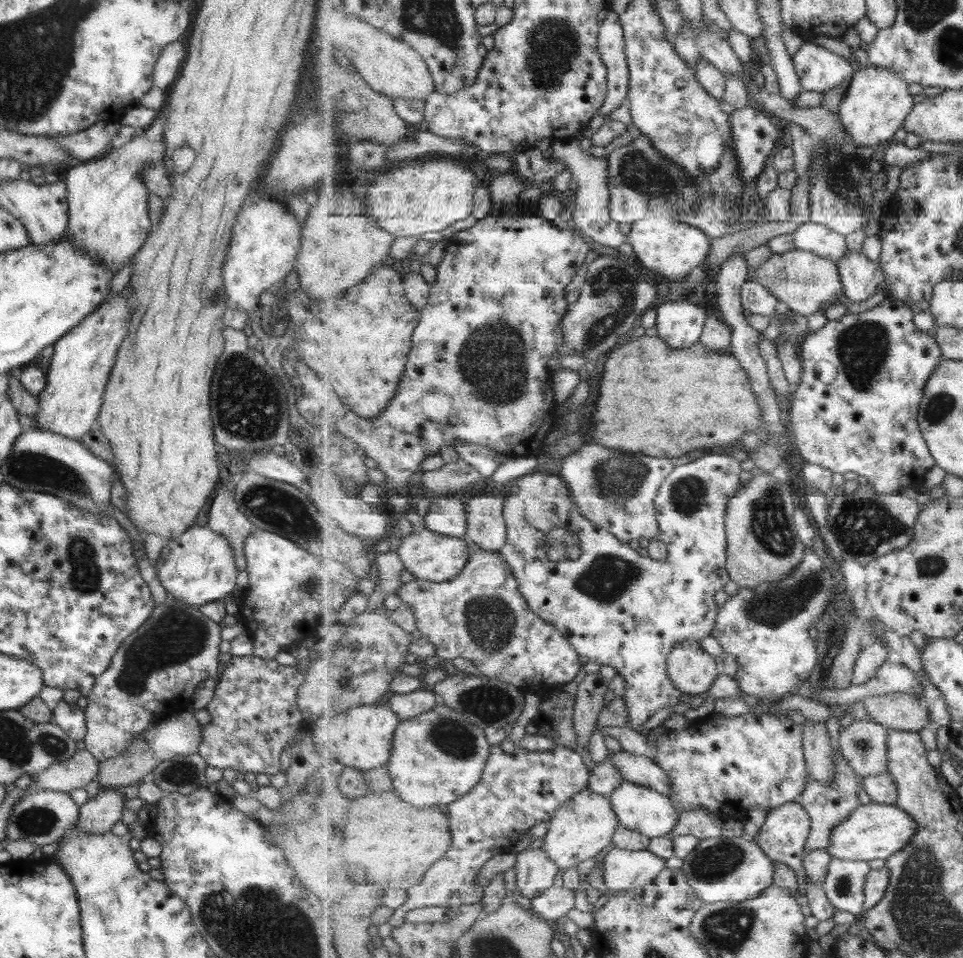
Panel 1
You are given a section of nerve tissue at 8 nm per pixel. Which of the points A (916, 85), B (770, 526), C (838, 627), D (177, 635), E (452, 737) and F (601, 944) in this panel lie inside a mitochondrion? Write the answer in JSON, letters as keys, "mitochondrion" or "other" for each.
{"A":"other","B":"mitochondrion","C":"mitochondrion","D":"mitochondrion","E":"mitochondrion","F":"other"}

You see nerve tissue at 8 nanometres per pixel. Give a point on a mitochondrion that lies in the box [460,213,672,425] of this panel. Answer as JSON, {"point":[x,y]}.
{"point":[607,280]}

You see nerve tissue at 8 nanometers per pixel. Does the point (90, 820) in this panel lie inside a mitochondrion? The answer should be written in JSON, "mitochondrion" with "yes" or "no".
{"mitochondrion":"no"}

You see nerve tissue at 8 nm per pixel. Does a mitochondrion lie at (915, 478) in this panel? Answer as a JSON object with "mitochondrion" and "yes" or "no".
{"mitochondrion":"no"}

